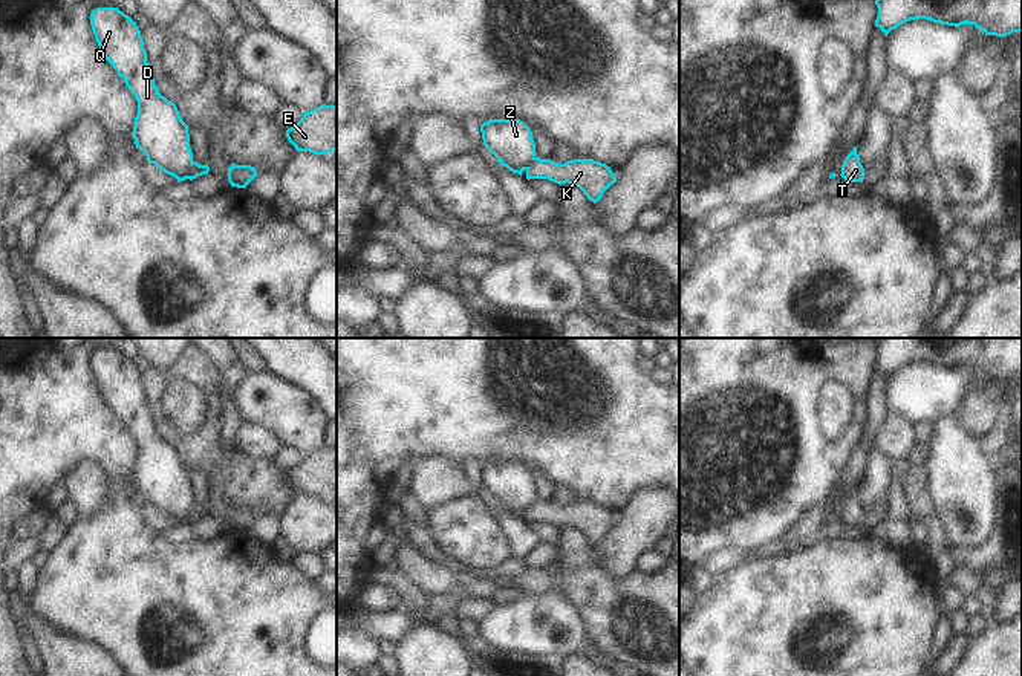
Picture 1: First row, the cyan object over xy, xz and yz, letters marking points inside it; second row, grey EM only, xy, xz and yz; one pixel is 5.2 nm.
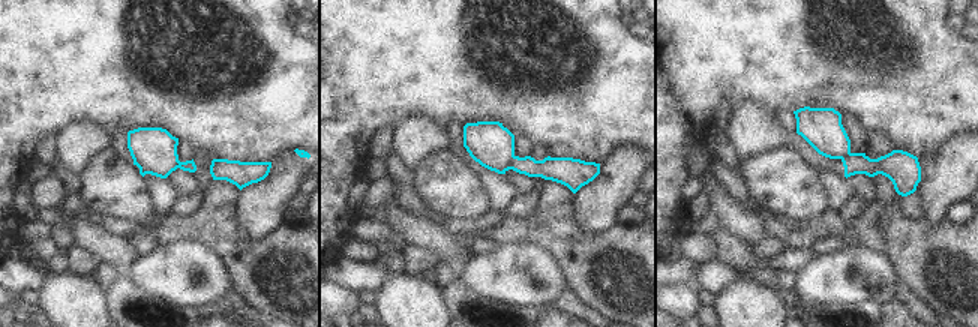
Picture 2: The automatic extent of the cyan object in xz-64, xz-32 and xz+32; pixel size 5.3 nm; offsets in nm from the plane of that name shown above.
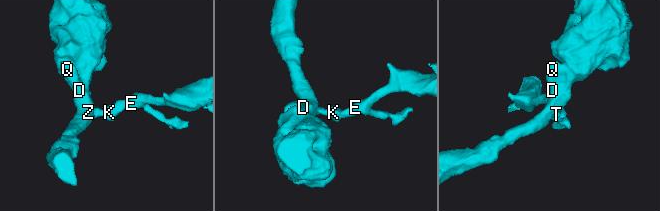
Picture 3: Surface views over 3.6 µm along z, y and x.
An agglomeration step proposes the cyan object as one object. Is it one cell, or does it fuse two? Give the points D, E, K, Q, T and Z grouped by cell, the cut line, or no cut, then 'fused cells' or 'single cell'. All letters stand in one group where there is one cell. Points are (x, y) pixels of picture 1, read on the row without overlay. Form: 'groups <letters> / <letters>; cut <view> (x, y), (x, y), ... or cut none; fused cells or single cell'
groups D Q Z / E K T; cut xy (193, 505), (188, 520); fused cells

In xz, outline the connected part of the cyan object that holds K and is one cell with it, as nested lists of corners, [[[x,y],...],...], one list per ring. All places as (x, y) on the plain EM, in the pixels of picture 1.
[[[535,500],[526,509],[526,522],[548,522],[558,528],[566,525],[577,528],[594,546],[617,525],[610,509],[594,502],[574,502],[557,506],[551,502]]]

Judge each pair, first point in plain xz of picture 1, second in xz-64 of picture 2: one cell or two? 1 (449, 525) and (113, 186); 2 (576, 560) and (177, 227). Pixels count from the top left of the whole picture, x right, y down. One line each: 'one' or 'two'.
1: one
2: one

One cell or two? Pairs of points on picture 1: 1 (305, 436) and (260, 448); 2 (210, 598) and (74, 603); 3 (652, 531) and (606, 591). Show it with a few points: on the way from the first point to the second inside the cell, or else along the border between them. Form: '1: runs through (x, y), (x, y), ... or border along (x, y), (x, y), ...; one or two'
1: border along (250, 422), (265, 425), (282, 445); two
2: runs through (176, 598), (107, 598); one
3: border along (598, 566), (620, 581); two

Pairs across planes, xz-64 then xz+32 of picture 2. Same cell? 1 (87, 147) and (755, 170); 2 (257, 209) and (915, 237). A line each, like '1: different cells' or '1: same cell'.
1: different cells
2: different cells

